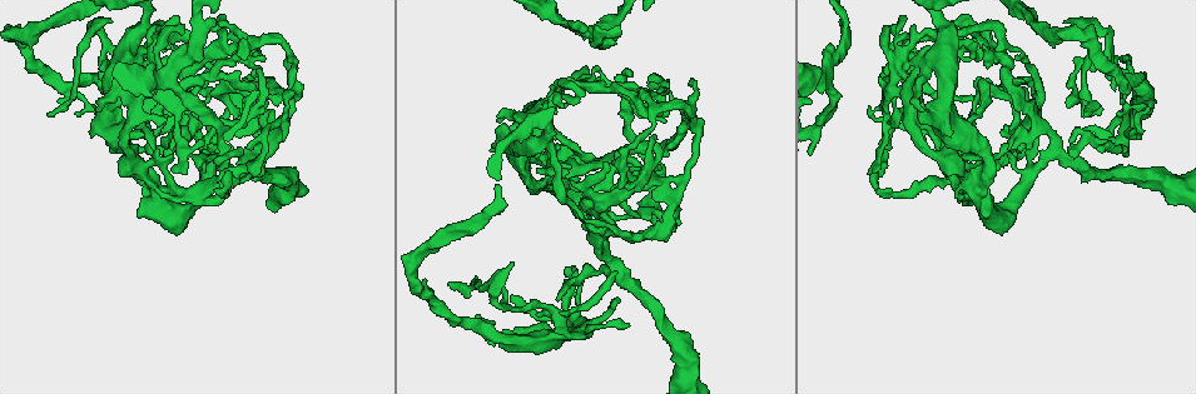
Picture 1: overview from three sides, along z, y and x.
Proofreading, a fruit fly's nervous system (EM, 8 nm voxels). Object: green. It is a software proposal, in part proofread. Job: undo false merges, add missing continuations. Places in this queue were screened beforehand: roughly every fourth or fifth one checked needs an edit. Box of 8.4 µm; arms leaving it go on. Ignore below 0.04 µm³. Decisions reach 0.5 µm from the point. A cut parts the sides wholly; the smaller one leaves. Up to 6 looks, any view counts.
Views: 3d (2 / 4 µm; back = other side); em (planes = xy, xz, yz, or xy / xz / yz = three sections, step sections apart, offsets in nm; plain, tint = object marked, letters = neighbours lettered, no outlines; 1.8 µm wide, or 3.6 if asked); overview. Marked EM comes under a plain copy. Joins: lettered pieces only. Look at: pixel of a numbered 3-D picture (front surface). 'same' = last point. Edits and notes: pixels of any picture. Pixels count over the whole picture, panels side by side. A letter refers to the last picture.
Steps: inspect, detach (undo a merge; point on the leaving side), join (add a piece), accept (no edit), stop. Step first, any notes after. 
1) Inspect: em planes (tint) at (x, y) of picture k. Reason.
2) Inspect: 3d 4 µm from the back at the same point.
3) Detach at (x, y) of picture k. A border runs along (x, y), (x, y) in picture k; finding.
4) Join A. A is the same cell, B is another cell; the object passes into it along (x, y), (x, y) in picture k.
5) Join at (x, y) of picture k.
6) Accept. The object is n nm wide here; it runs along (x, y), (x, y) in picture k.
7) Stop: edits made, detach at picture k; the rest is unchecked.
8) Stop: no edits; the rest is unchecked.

Inspect: em xz step 8 (letters) at (146, 64) of picture 1. Closes a loop.

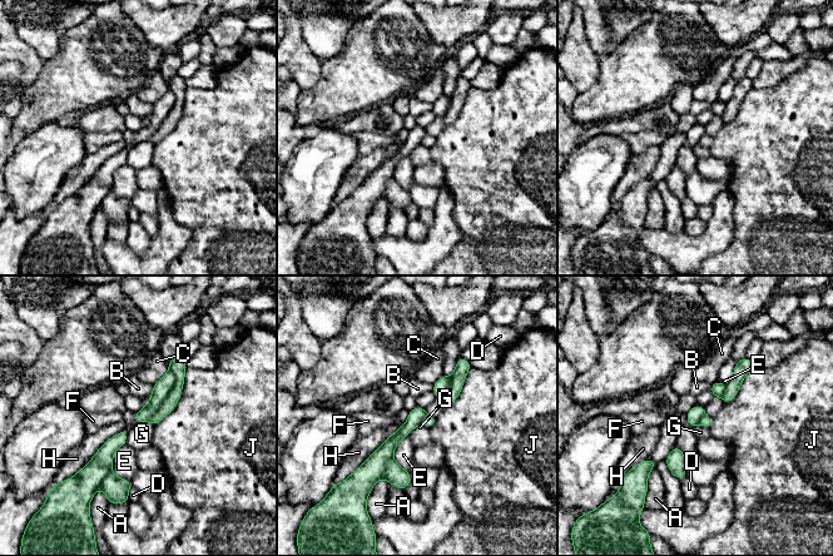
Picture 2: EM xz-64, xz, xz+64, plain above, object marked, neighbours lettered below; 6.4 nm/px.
Inspect: em planes (letters) at the same point.

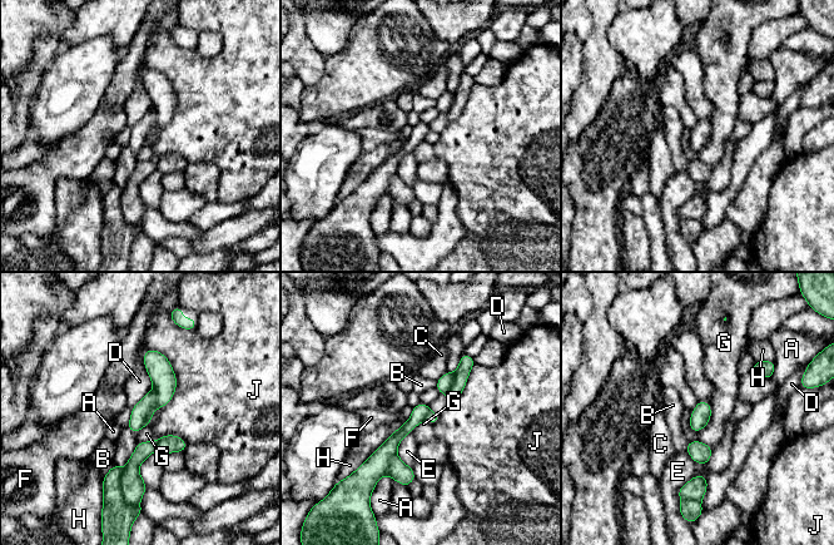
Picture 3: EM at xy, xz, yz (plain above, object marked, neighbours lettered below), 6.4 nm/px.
Detach at (159, 370) of picture 3. The object is 120 nm wide here; A, B, C, D, E, F, G, H and J are other cells; a border runs along (155, 391), (155, 402), (144, 425) in picture 3; a second cell is stuck on.

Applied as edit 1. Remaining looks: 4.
Inspect: overview. See it whole again.

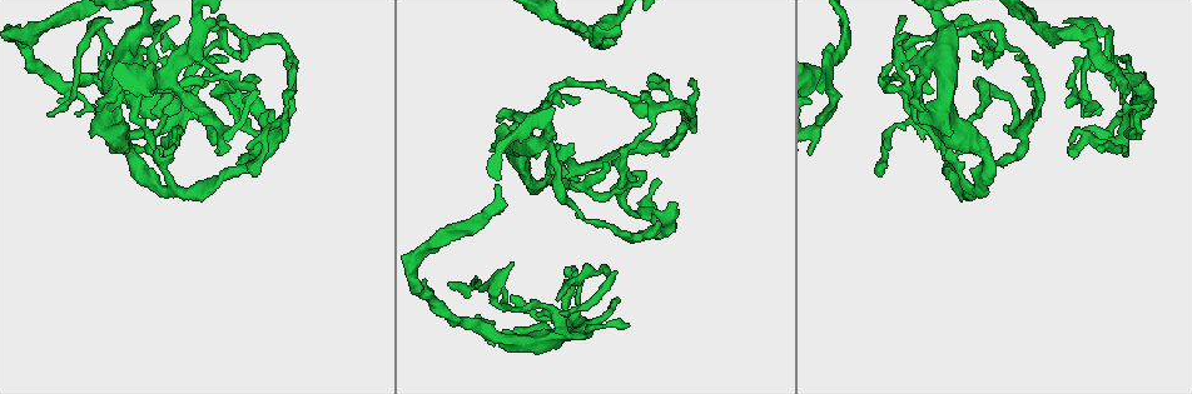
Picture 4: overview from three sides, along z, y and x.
Inspect: 3d 2 µm at (149, 104) of picture 4. Calibre changes.

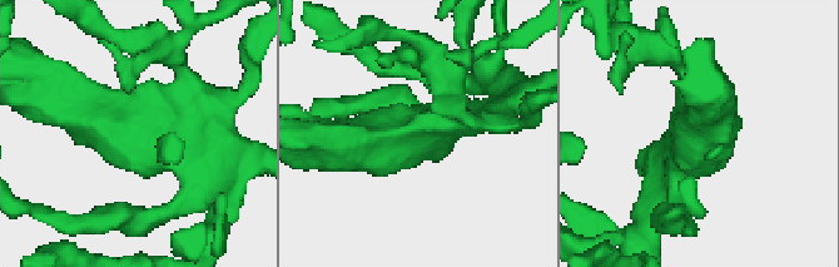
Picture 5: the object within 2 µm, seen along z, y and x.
Inspect: em xz step 4 (tint) at (130, 137) of picture 5.

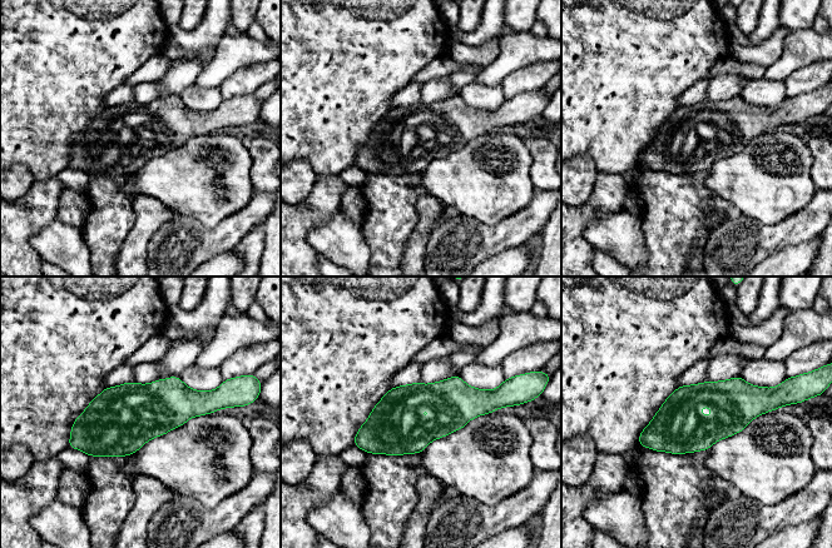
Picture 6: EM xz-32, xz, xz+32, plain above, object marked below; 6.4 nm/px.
Inspect: em xz step 4 (letters) at the same point.

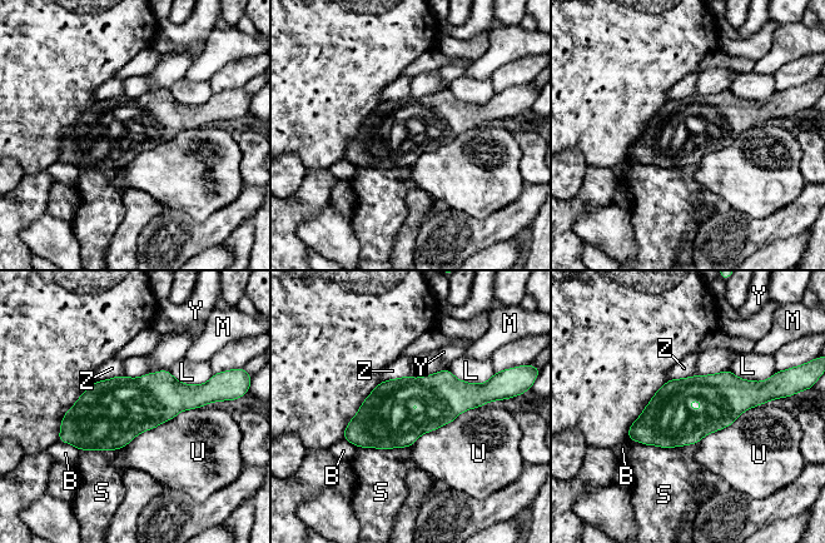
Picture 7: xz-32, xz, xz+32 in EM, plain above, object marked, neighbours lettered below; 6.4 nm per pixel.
Accept. B, L, M, S, U, Y and Z are other cells; it runs along (765, 398), (630, 436) in picture 7; all the same cell.

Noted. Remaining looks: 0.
Stop: edits made, detach at picture 3; the rest is unchecked.

